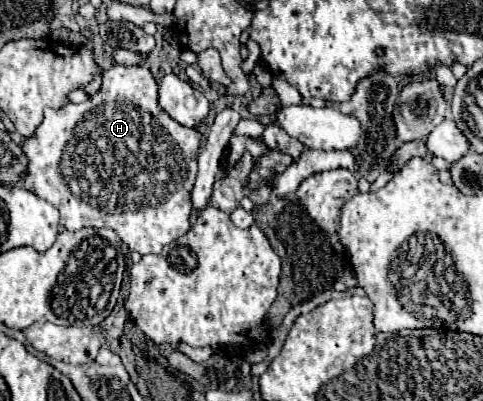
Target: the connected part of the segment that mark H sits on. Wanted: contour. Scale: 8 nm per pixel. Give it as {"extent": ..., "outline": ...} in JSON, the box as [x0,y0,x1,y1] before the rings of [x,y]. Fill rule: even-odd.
{"extent":[21,65,199,255],"outline":[[[115,65],[103,73],[103,85],[89,101],[79,105],[69,103],[61,109],[45,109],[45,119],[37,127],[35,137],[23,141],[29,167],[21,185],[57,207],[65,229],[109,227],[131,251],[151,255],[185,235],[191,227],[191,189],[197,175],[199,147],[199,129],[175,123],[159,107],[157,81],[149,69]]]}

